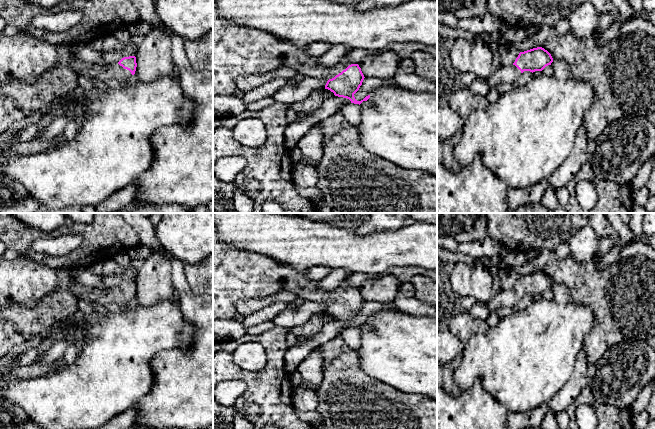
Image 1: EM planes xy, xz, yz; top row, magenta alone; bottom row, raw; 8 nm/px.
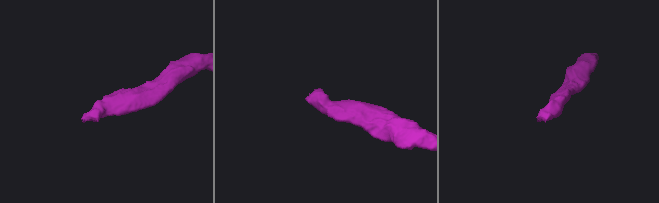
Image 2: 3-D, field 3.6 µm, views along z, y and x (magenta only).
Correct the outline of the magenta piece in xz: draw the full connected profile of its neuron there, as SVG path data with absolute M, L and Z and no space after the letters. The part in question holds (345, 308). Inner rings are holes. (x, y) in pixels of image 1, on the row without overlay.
M213 238L213 319L233 319L238 312L235 303L245 299L263 299L283 290L296 293L298 298L327 303L325 313L335 320L347 322L354 328L367 325L370 319L357 325L354 318L359 314L364 299L358 288L348 284L348 278L330 291L321 288L319 281L307 277L306 271L298 271L291 266L279 263L265 255L252 251L245 251L230 244Z

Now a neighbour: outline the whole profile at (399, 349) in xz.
M389 302L385 304L386 308L384 310L377 312L370 318L370 322L367 325L363 325L360 328L361 347L357 351L359 356L360 368L368 376L383 383L386 383L398 391L402 391L405 393L420 394L437 401L437 317L415 316L402 312L395 306L394 302Z

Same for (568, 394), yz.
M584 349L579 352L575 367L567 383L555 394L549 403L550 411L558 413L566 411L587 387L588 362Z

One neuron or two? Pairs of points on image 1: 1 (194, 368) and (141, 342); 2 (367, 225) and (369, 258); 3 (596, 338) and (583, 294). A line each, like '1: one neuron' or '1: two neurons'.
1: two neurons
2: two neurons
3: one neuron

